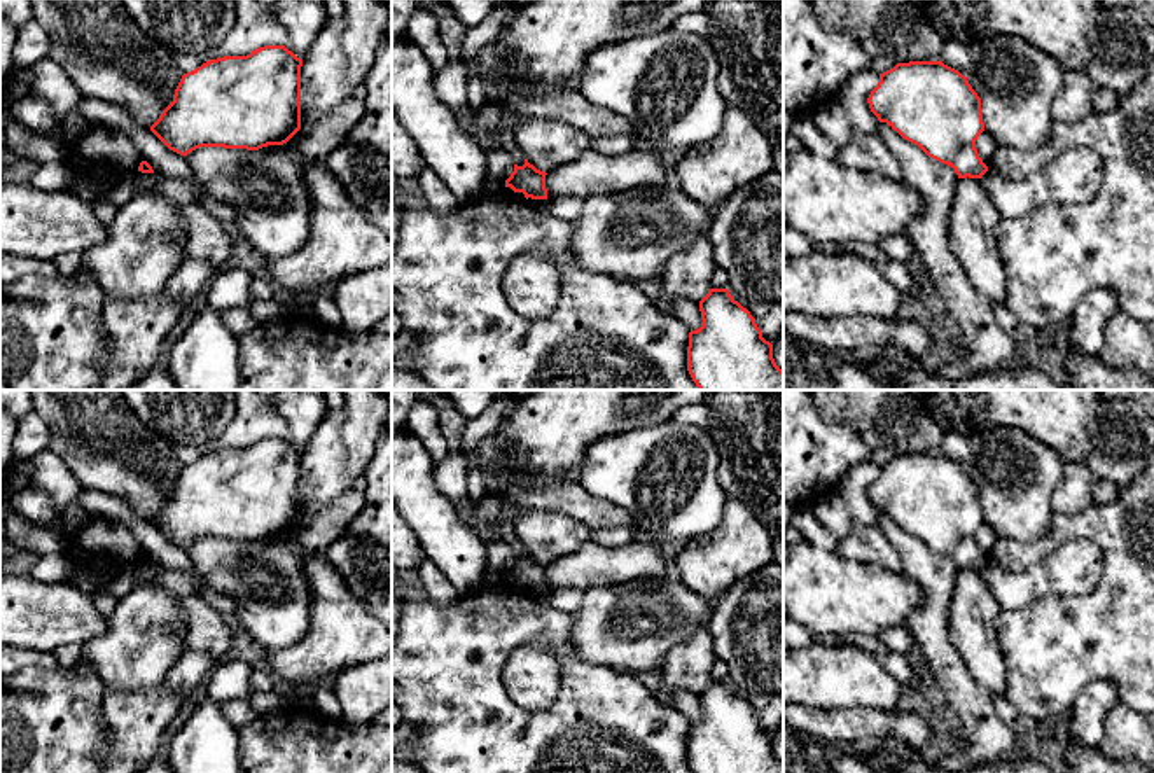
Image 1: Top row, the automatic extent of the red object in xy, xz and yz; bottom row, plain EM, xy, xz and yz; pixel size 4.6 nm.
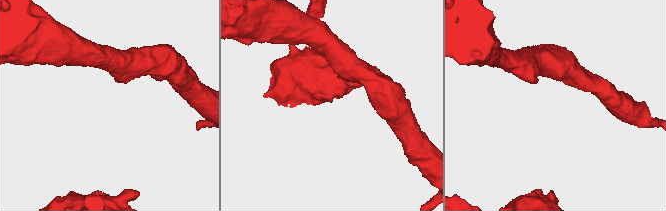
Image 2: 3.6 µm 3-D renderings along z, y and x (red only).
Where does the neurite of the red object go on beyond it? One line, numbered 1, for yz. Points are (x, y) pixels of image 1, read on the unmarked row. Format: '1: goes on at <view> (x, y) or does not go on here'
1: does not go on here

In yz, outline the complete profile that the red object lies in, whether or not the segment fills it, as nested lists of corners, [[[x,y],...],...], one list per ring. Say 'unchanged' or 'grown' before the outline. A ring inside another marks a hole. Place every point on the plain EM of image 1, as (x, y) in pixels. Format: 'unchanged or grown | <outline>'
unchanged | [[[941,451],[897,455],[879,465],[867,495],[879,514],[886,514],[928,549],[951,558],[958,570],[983,570],[988,563],[976,540],[976,532],[984,523],[981,490],[965,467]]]

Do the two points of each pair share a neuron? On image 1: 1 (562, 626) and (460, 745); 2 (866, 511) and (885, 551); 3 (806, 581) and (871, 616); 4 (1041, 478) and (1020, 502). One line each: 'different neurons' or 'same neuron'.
1: same neuron
2: different neurons
3: same neuron
4: same neuron

